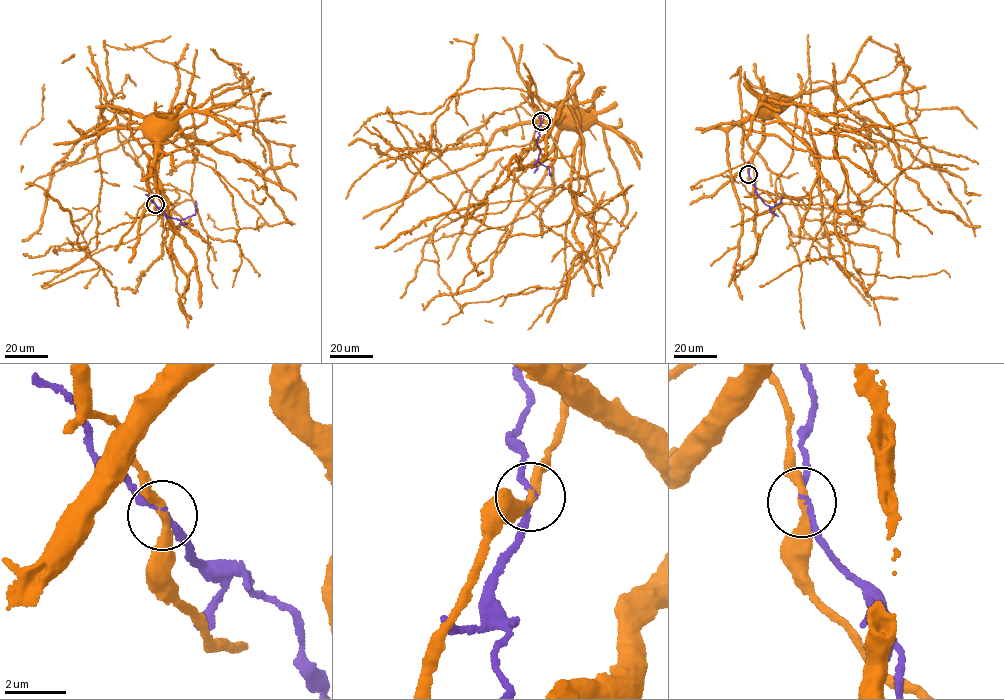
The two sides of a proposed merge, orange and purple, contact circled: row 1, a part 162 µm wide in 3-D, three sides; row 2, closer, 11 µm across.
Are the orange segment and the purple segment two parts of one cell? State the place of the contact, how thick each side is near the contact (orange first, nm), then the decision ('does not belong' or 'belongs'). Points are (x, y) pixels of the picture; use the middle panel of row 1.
place (541, 121); calibres 260 and 170 nm; does not belong

